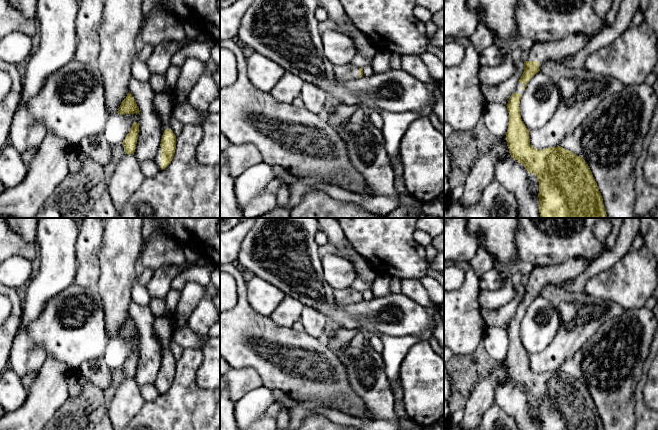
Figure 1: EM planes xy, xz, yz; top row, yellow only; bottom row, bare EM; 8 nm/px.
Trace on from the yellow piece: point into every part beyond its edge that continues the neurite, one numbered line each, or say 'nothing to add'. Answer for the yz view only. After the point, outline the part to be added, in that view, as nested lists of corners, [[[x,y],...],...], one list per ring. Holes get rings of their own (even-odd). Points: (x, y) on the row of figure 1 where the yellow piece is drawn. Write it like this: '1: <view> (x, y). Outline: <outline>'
1: yz (549, 51). Outline: [[[574,35],[559,41],[534,42],[528,52],[527,61],[538,61],[540,70],[546,62],[563,64],[567,56],[578,53],[592,38],[587,35]]]

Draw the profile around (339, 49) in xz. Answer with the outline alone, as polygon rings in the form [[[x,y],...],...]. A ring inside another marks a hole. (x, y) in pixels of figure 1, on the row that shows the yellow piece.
[[[336,29],[322,33],[322,45],[326,59],[334,66],[351,63],[357,52],[353,40]]]

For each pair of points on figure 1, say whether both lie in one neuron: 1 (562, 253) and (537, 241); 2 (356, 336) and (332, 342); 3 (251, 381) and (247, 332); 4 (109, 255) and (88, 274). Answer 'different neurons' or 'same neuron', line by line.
1: same neuron
2: same neuron
3: different neurons
4: different neurons

